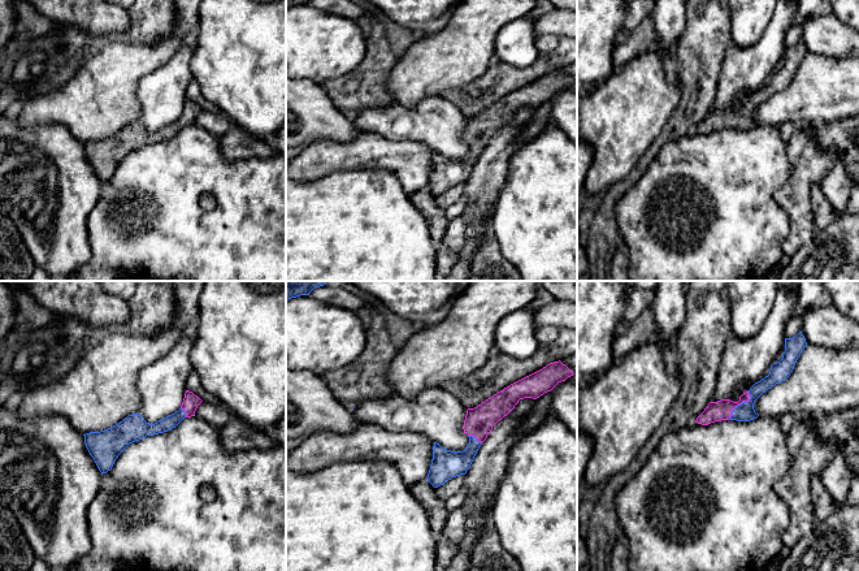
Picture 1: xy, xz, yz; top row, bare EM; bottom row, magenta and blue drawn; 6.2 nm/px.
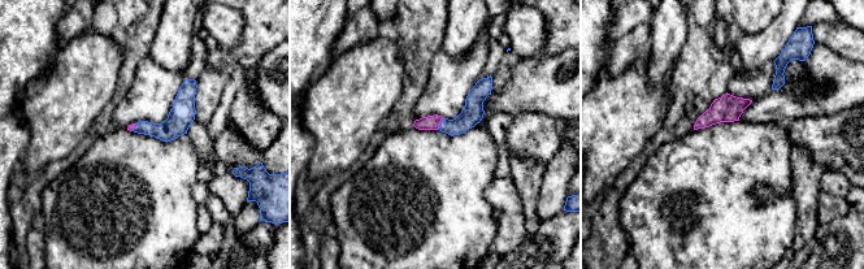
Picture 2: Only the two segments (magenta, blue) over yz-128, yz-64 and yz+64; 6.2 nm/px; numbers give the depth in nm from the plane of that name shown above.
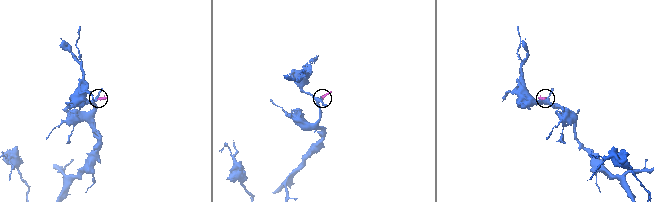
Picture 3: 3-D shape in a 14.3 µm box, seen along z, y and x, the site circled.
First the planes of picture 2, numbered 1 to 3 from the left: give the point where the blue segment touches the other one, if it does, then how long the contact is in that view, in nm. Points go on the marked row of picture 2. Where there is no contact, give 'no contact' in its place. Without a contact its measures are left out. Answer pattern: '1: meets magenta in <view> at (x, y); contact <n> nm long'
1: meets magenta in yz-128 at (134, 126); contact 60 nm long
2: meets magenta in yz-64 at (439, 124); contact 90 nm long
3: no contact

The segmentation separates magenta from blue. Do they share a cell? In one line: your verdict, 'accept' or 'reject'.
accept

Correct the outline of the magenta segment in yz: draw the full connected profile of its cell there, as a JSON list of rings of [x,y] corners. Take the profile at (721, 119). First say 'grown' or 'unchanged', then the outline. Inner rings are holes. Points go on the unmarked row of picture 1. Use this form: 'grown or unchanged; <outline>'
grown; [[[799,40],[793,47],[785,47],[785,60],[782,68],[771,74],[769,83],[755,91],[749,100],[739,105],[738,111],[721,108],[710,111],[695,131],[708,134],[721,129],[750,130],[759,124],[754,118],[755,109],[776,92],[785,90],[794,78],[794,74],[807,55],[806,47]]]

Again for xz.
grown; [[[560,69],[554,70],[511,92],[477,116],[468,117],[463,138],[469,146],[469,153],[463,160],[451,160],[434,151],[426,189],[438,196],[452,186],[465,183],[493,135],[507,125],[520,108],[537,108],[573,83],[577,83],[577,77],[568,77]]]

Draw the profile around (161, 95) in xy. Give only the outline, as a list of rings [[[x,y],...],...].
[[[191,38],[165,65],[139,79],[135,91],[140,105],[138,122],[147,131],[155,133],[181,117],[186,90],[194,79],[191,60],[195,48],[196,39]]]

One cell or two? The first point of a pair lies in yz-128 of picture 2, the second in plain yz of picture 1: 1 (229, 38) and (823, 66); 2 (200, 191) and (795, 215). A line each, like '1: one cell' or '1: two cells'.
1: two cells
2: one cell

